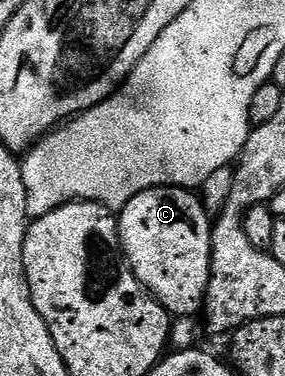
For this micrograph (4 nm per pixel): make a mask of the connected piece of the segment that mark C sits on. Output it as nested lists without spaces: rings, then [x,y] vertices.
[[[155,186],[153,190],[141,190],[132,196],[117,215],[122,252],[130,262],[132,272],[174,318],[192,318],[203,309],[210,279],[212,218],[206,215],[201,200],[194,194],[197,193],[180,186]]]

